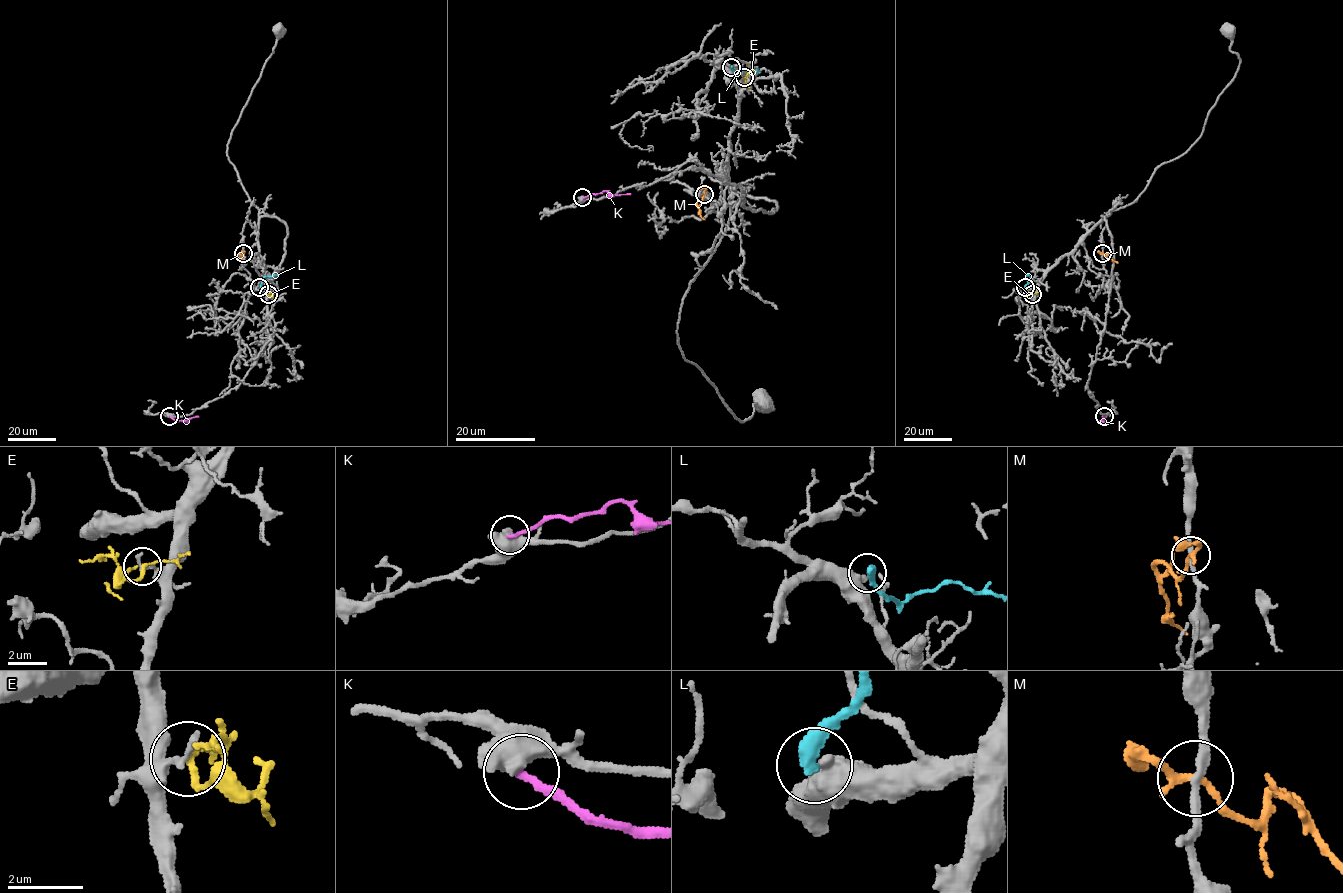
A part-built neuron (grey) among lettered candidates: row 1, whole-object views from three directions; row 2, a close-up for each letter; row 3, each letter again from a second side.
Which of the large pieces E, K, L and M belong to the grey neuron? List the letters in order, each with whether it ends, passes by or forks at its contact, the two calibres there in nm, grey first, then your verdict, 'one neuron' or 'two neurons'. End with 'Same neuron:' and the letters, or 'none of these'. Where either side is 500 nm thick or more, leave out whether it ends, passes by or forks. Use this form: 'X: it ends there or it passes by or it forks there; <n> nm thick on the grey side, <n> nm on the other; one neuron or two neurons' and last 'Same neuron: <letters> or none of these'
E: it passes by; 200 nm thick on the grey side, 150 nm on the other; two neurons
K: 550 nm thick on the grey side, 200 nm on the other; two neurons
L: 550 nm thick on the grey side, 460 nm on the other; two neurons
M: it passes by; 240 nm thick on the grey side, 180 nm on the other; two neurons
Same neuron: none of these

